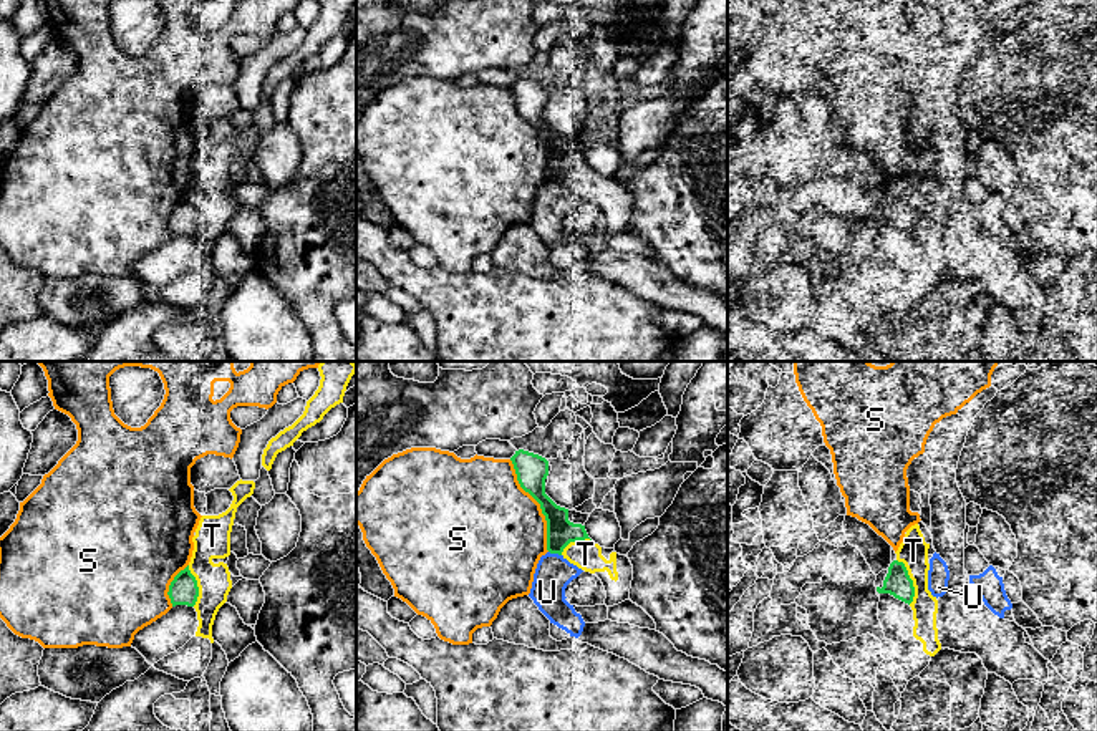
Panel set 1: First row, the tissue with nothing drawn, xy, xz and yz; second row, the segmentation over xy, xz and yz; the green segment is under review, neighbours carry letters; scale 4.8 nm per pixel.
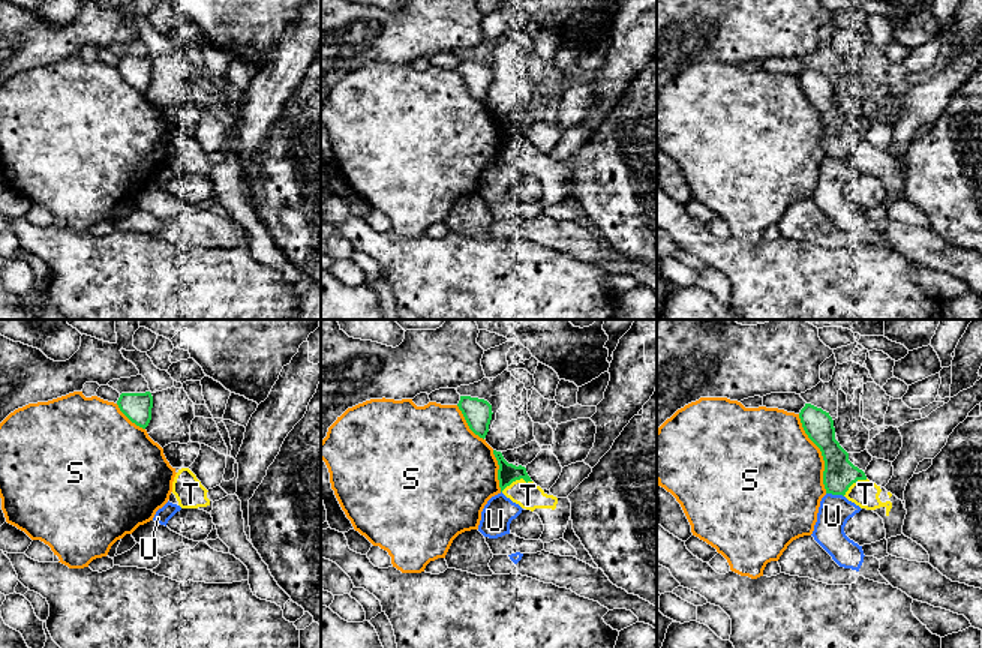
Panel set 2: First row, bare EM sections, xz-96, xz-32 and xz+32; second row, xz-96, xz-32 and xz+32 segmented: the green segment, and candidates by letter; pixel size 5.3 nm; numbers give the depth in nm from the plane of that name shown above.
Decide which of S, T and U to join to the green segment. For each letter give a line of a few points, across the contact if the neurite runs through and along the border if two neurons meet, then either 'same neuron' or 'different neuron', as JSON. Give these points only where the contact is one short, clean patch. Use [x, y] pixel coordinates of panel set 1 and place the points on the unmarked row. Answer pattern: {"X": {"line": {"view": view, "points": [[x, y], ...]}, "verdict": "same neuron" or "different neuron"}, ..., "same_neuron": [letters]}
{"S": {"verdict": "different neuron"}, "T": {"verdict": "same neuron"}, "U": {"verdict": "different neuron"}, "same_neuron": ["T"]}

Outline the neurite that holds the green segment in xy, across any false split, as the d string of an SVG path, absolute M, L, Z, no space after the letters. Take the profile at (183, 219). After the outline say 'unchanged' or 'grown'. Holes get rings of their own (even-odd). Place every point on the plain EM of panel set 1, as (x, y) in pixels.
M237 109L229 119L234 124L230 136L219 144L202 144L194 161L194 179L189 194L181 199L169 214L169 227L172 235L187 234L197 240L199 255L196 264L177 280L164 285L152 295L159 300L172 303L179 308L191 310L204 305L212 288L212 254L219 237L227 230L230 217L244 206L234 206L229 201L227 189L230 184L230 161L235 148L237 136L254 123L254 109Z | grown

